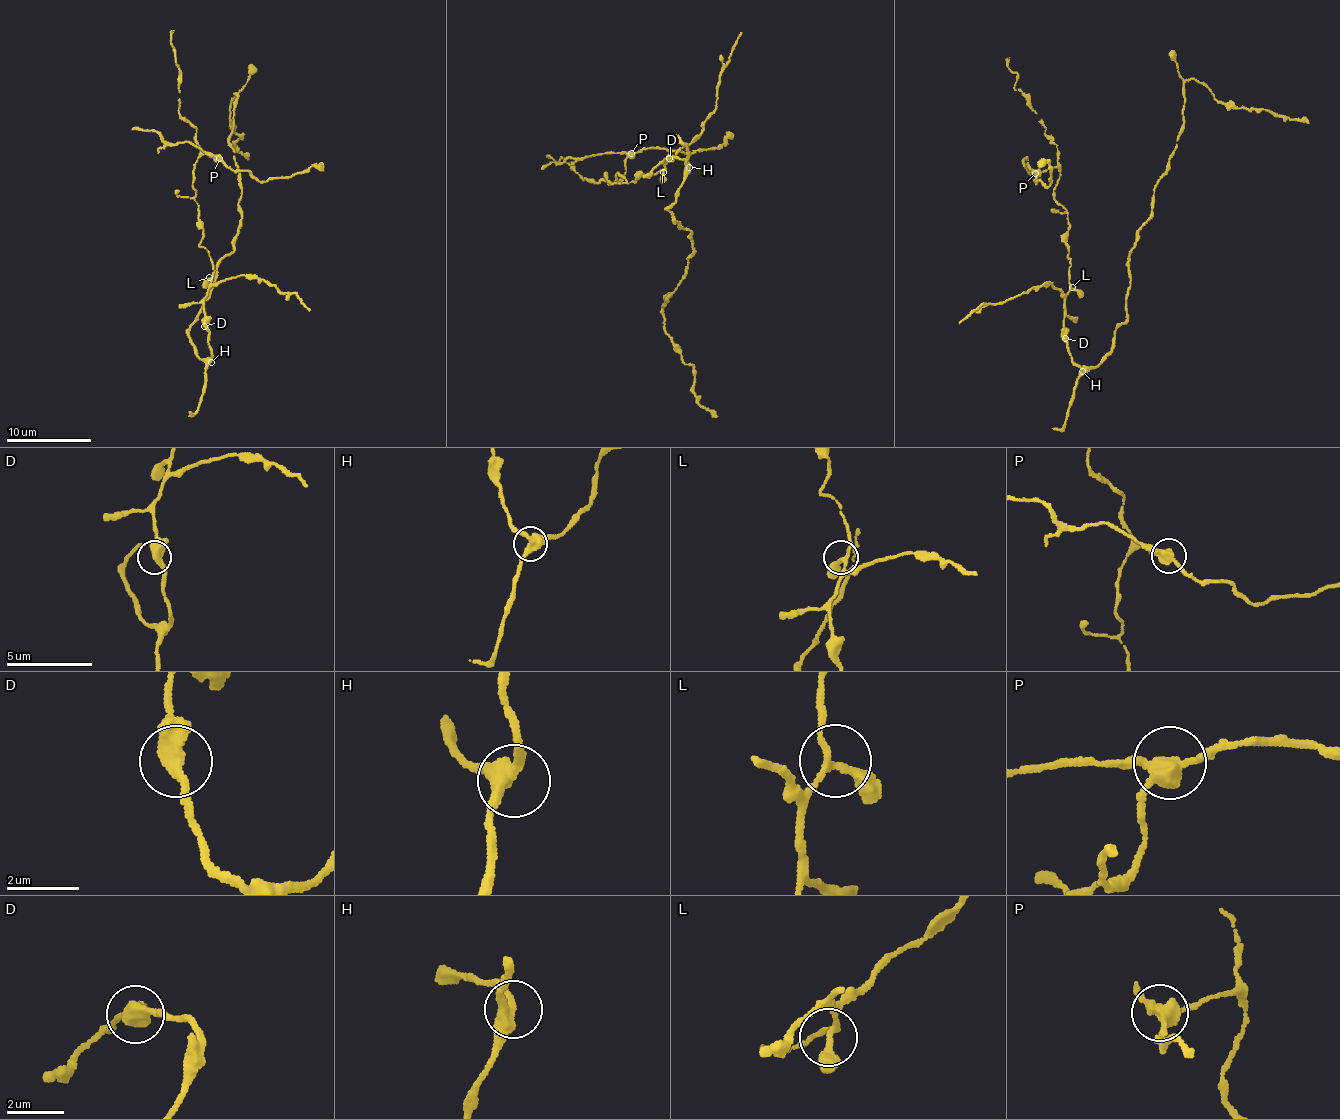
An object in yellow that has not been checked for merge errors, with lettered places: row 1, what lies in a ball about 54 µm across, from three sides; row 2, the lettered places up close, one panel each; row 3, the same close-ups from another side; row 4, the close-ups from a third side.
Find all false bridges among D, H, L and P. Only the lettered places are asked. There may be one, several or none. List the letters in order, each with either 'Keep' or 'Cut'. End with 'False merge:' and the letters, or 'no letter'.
D: Keep
H: Keep
L: Keep
P: Cut
False merge: P

